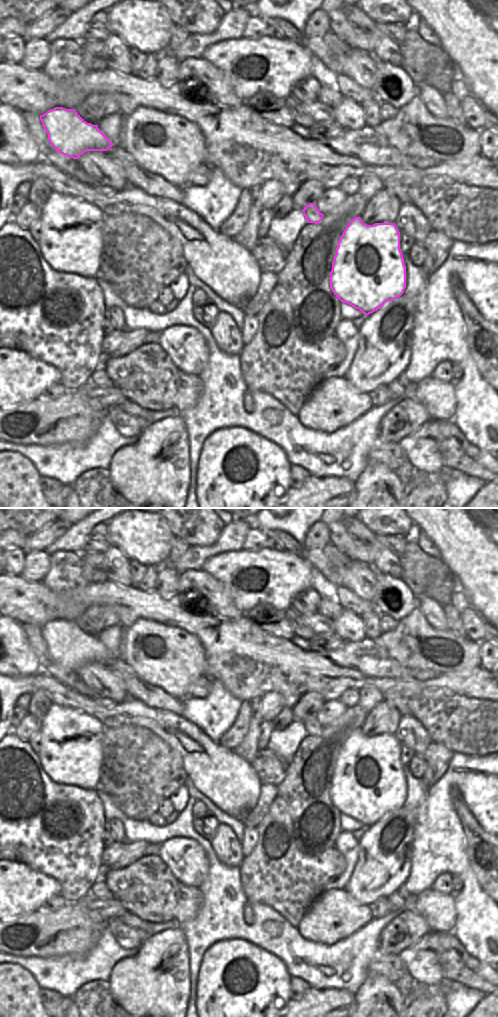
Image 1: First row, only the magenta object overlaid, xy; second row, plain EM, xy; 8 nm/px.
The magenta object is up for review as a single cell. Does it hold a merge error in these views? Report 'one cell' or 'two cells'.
one cell

